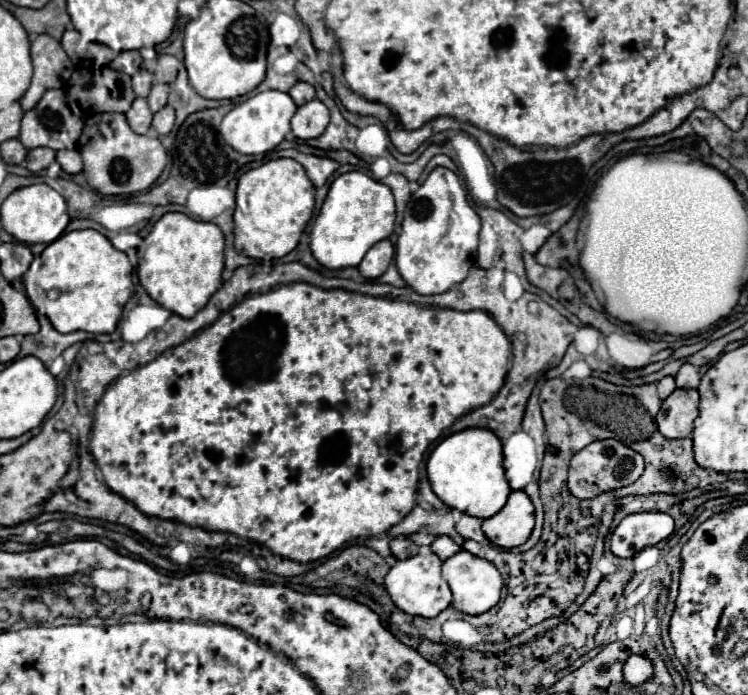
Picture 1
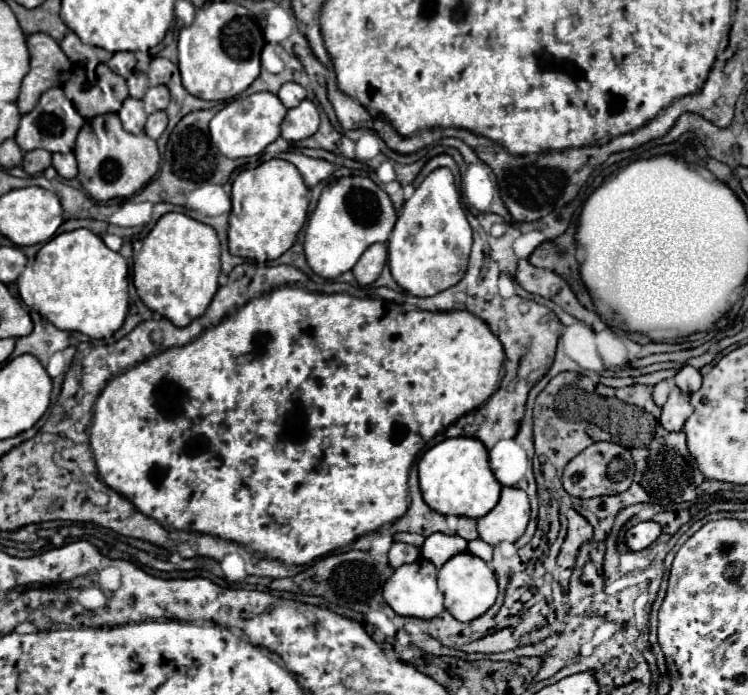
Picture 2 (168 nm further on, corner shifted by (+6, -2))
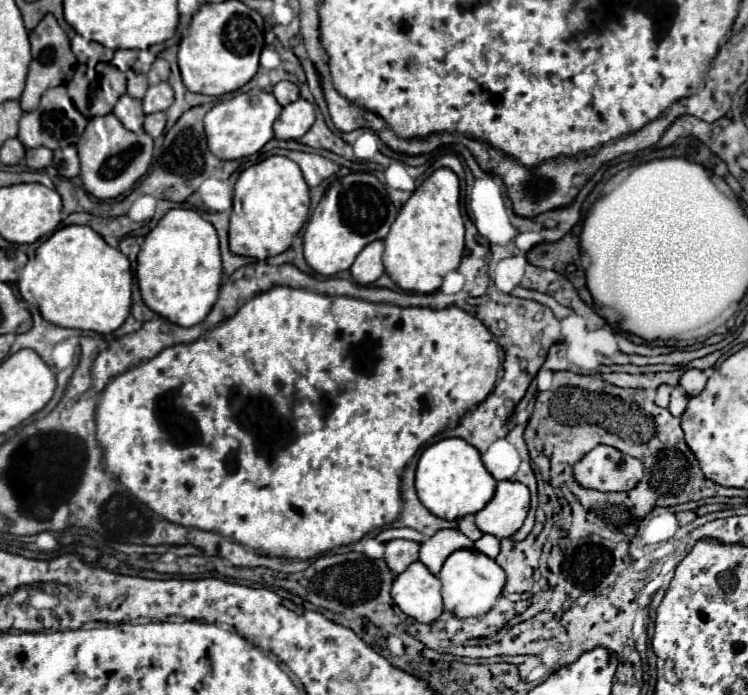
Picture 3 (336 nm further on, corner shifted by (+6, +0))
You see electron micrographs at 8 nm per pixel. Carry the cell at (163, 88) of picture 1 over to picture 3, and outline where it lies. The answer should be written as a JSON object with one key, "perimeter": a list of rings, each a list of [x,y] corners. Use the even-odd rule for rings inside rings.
{"perimeter":[[[168,82],[150,86],[146,96],[144,96],[144,112],[152,114],[152,112],[164,112],[172,106],[174,102],[174,90],[170,88]]]}

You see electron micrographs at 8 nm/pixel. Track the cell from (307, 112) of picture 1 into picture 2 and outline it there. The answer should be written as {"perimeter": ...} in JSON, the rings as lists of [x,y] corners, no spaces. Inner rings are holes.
{"perimeter":[[[302,100],[296,108],[290,108],[280,130],[282,130],[282,138],[286,138],[288,142],[298,142],[308,138],[310,134],[314,134],[314,130],[318,130],[318,108],[310,102],[310,100]]]}

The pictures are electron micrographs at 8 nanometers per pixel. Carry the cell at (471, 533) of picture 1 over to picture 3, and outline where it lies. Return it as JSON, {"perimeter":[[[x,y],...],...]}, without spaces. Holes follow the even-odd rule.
{"perimeter":[[[470,514],[470,516],[462,516],[460,520],[458,520],[458,530],[462,532],[462,534],[466,534],[470,540],[478,540],[480,536],[482,536],[482,532],[478,530],[478,526],[474,524],[474,516]]]}

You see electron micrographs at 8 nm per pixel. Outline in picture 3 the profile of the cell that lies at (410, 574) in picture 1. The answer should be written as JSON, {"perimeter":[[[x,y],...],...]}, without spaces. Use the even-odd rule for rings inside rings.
{"perimeter":[[[414,562],[392,582],[392,600],[410,618],[434,622],[442,612],[440,580],[422,564]]]}

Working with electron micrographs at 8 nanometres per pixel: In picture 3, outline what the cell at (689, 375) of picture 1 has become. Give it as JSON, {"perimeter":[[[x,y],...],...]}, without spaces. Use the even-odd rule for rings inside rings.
{"perimeter":[[[686,370],[680,378],[680,386],[686,390],[688,396],[696,396],[702,392],[702,388],[706,386],[706,380],[708,380],[708,374],[702,372],[702,370]]]}

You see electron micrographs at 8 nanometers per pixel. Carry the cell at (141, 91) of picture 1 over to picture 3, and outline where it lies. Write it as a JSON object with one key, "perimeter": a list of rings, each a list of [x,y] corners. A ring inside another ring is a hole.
{"perimeter":[[[128,70],[126,76],[128,76],[128,94],[134,98],[142,98],[146,94],[146,88],[148,88],[146,74],[136,74],[136,72]]]}

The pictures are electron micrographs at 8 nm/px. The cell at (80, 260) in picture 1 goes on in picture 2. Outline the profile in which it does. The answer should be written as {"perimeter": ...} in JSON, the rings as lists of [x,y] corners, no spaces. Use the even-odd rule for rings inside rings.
{"perimeter":[[[86,228],[62,232],[46,242],[35,257],[26,256],[26,266],[14,283],[18,294],[32,310],[48,318],[58,330],[82,332],[94,340],[110,338],[128,312],[128,274],[126,260],[110,250],[100,236]]]}

